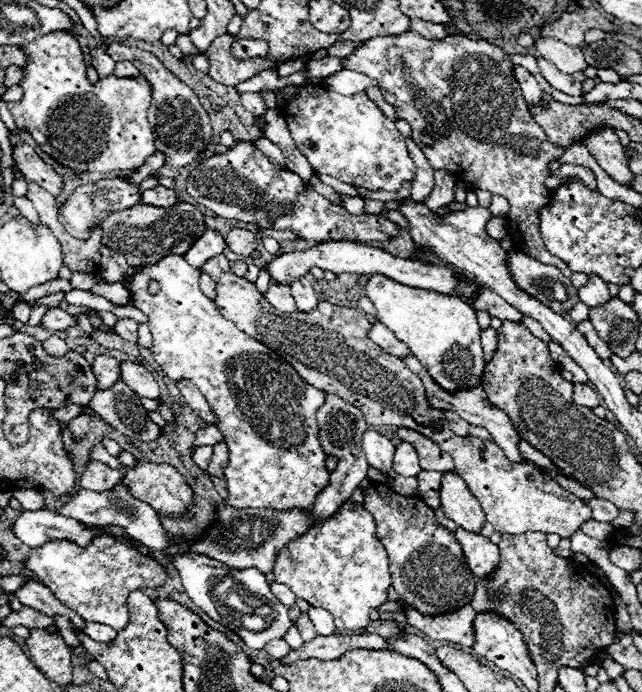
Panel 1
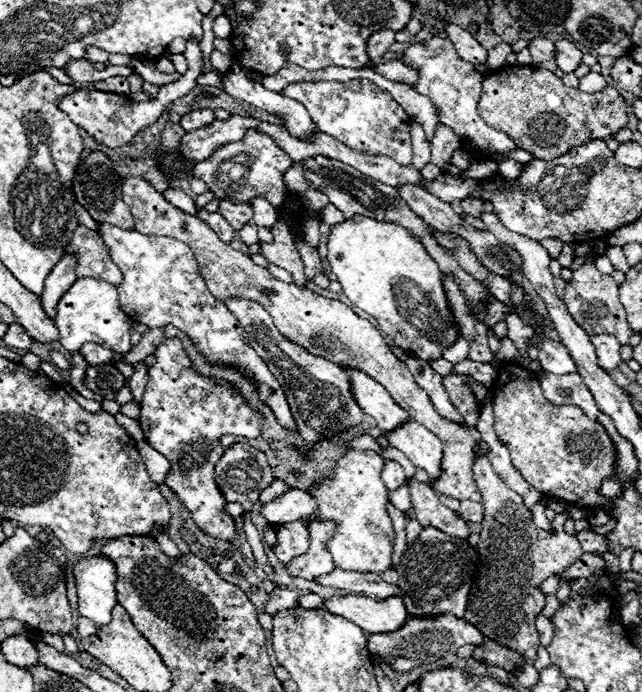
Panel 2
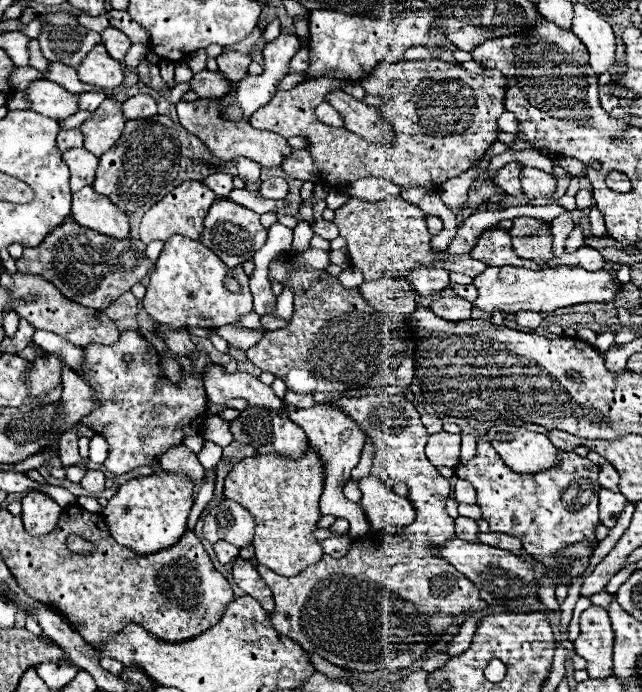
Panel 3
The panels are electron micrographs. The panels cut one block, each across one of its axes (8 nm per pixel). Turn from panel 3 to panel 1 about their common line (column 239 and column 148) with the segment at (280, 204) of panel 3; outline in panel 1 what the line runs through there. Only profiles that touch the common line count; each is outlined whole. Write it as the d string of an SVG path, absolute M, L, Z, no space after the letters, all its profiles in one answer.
M156 186L156 188L142 192L142 202L150 204L150 206L158 206L158 208L168 208L168 206L176 204L178 198L176 198L174 190L164 188L164 186Z

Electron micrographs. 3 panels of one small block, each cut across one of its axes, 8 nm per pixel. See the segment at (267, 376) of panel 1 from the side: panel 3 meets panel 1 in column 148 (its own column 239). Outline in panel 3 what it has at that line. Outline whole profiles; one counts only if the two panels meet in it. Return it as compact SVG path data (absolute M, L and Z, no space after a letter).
M176 234L164 244L164 250L160 252L156 268L150 274L150 284L146 288L142 306L152 318L174 328L214 330L226 324L238 324L244 314L254 312L252 294L248 288L250 276L244 274L242 266L236 266L232 270L232 274L242 284L242 292L234 294L224 288L226 272L228 272L228 266L210 248L206 248L196 240Z

